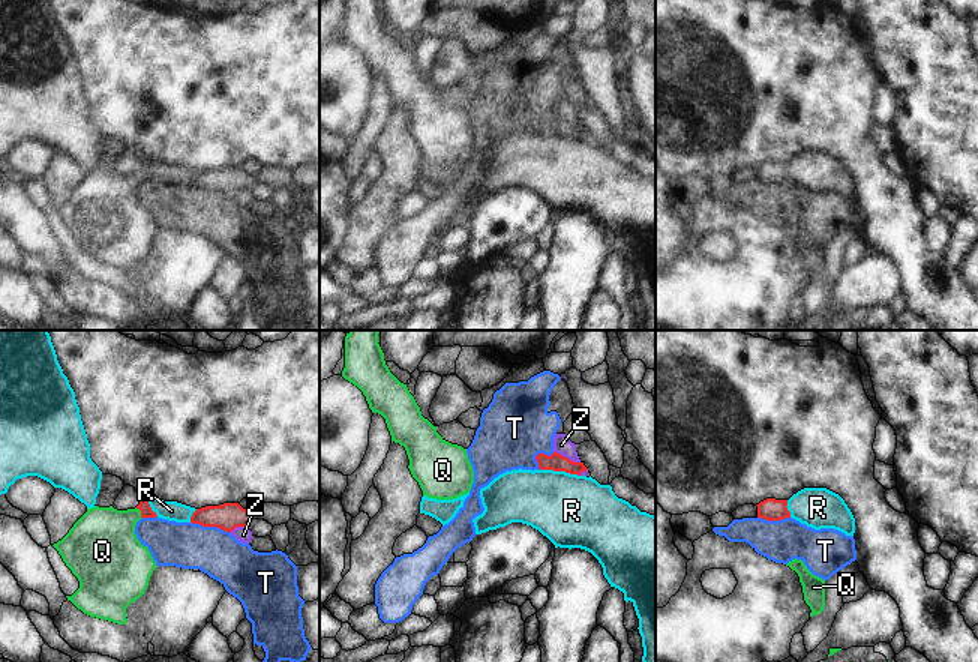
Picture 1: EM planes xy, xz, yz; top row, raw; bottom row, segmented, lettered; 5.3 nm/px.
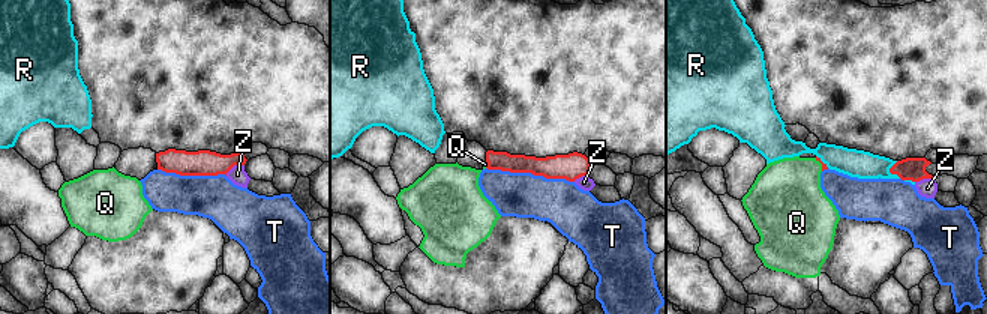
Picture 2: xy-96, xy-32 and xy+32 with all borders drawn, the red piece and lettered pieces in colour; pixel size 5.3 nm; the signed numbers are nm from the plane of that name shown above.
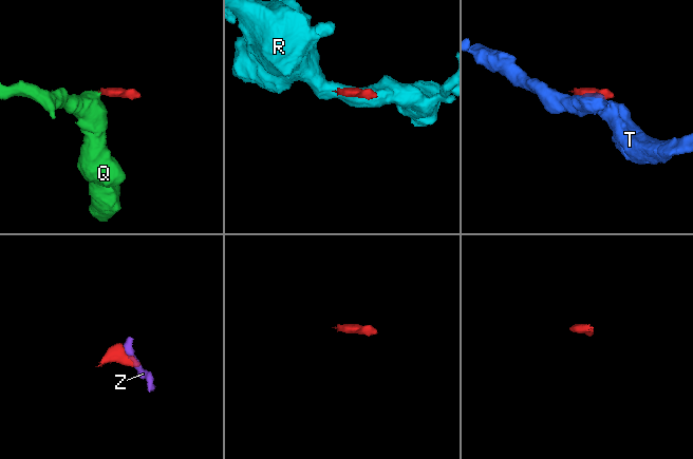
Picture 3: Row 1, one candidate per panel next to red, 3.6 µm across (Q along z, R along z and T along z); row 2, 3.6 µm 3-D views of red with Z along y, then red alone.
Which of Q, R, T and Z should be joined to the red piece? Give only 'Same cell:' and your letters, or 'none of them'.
Same cell: Q.

